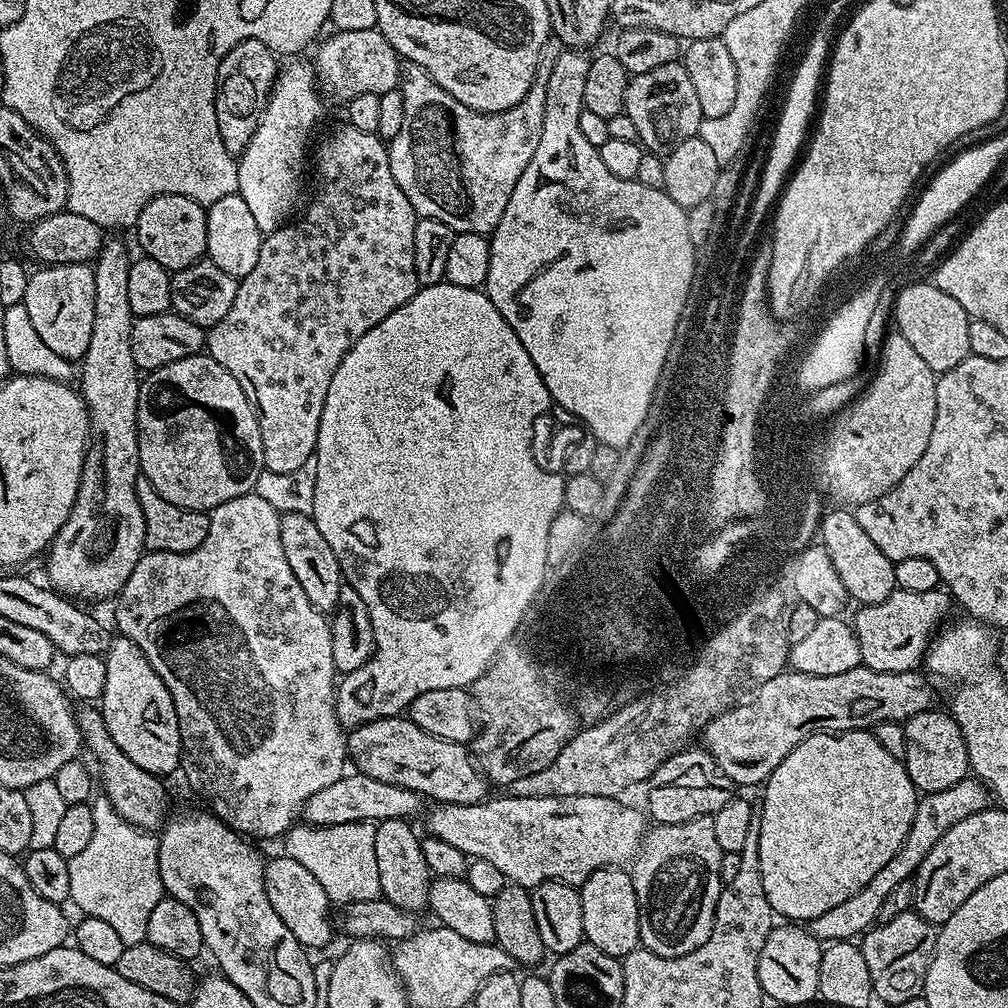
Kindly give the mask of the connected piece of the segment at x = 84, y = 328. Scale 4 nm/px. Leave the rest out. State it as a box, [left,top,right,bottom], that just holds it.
[22,263,94,361]

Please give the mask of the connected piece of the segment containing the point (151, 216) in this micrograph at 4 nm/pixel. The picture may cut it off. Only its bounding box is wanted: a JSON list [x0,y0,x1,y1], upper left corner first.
[134,194,208,274]

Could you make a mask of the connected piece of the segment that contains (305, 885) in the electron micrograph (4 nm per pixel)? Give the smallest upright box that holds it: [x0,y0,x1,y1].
[264,854,334,950]

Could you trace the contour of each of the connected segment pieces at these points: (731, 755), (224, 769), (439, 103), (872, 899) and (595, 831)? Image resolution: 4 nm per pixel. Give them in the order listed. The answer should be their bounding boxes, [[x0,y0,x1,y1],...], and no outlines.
[[702,667,933,785],[114,490,346,841],[388,38,562,234],[807,778,989,942],[427,794,646,890]]

